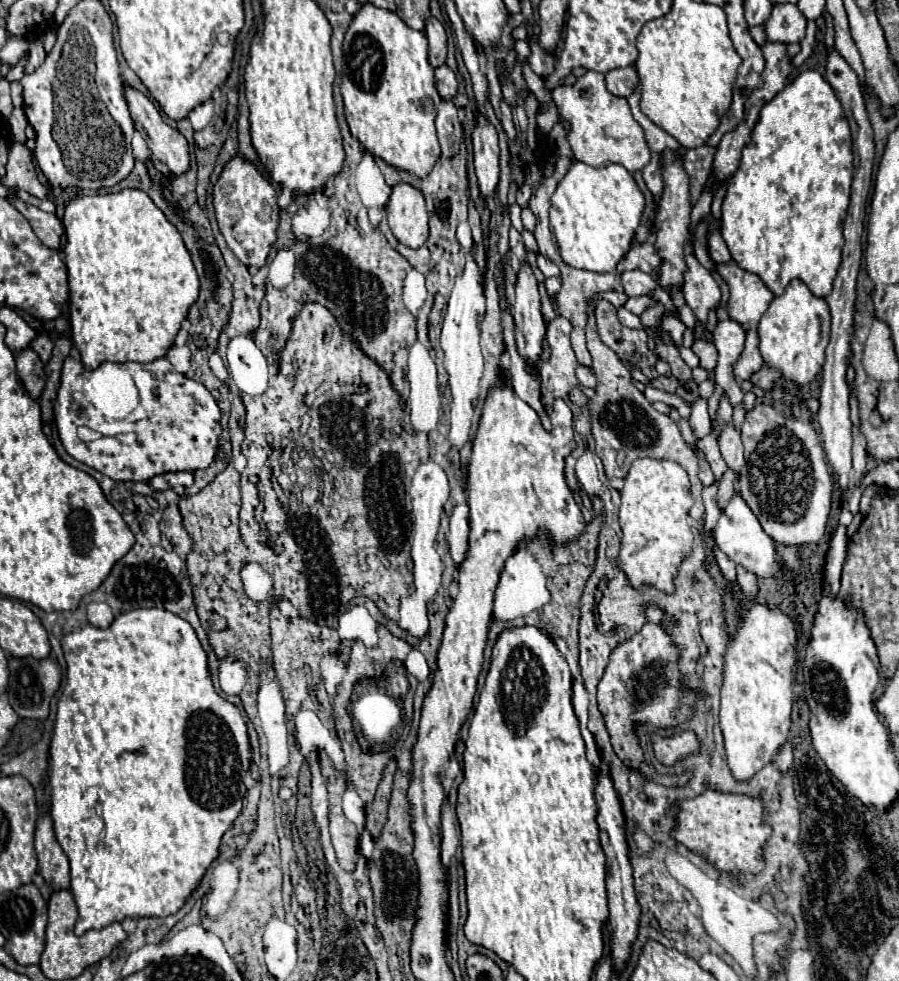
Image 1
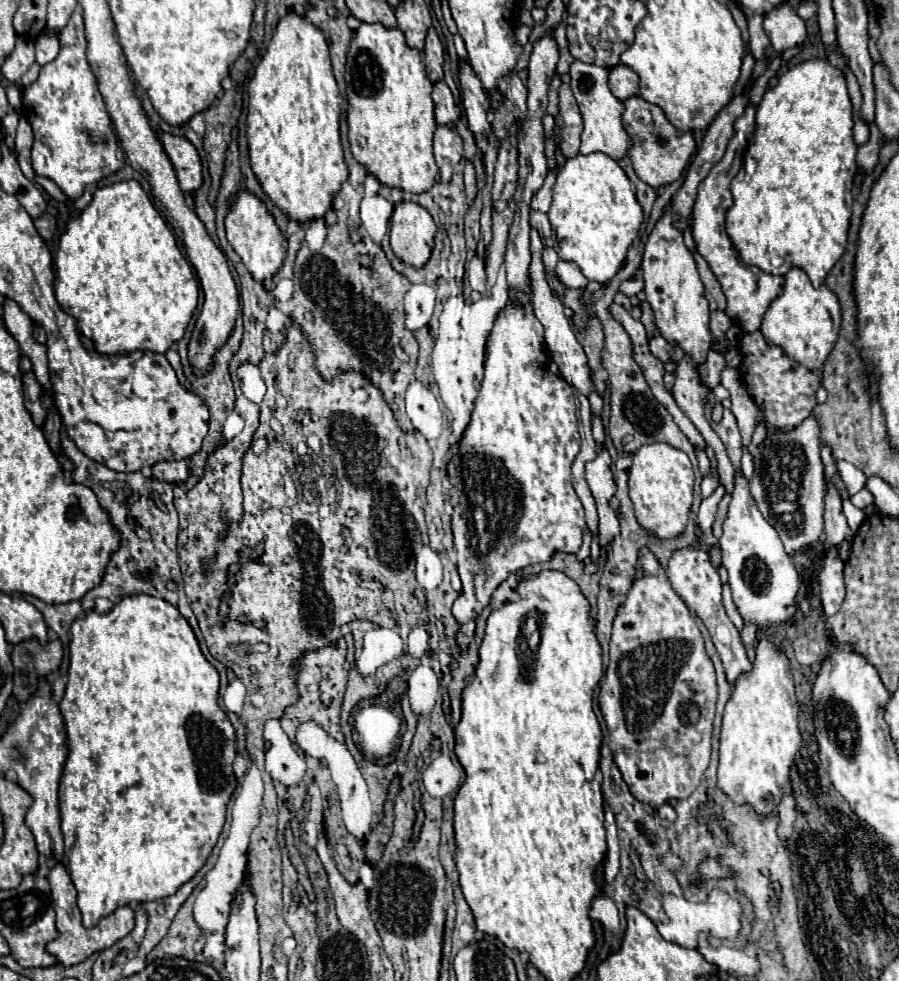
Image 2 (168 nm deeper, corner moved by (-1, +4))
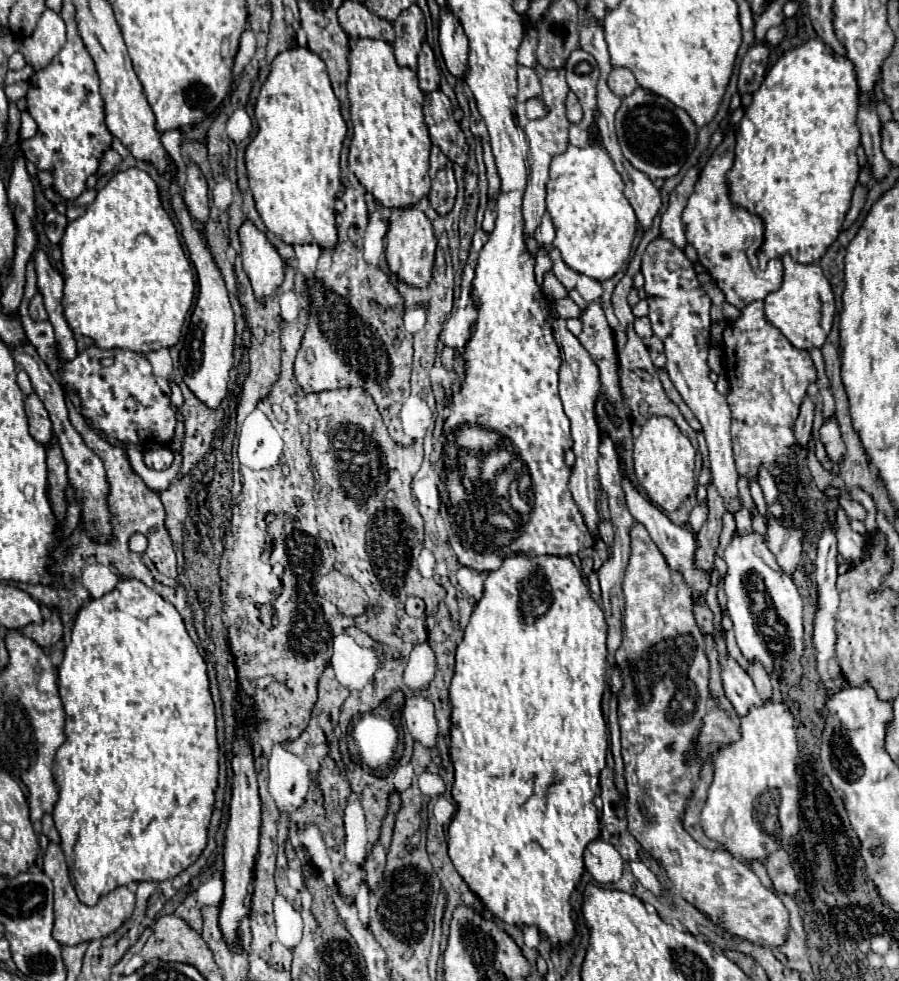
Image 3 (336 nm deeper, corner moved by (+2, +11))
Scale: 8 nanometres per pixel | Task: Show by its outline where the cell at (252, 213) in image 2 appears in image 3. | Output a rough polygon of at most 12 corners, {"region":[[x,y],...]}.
{"region":[[252,220],[240,226],[240,256],[254,294],[270,296],[284,260]]}

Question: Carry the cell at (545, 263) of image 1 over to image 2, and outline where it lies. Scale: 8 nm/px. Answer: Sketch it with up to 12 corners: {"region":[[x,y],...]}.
{"region":[[571,261],[557,263],[557,277],[569,289],[589,283]]}

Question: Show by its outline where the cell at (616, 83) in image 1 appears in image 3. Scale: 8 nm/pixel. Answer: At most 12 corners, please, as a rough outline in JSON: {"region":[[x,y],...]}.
{"region":[[612,68],[608,86],[616,96],[638,88],[632,70]]}

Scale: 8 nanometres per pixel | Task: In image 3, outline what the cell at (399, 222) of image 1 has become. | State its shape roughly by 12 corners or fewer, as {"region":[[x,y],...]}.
{"region":[[418,208],[390,220],[386,260],[404,282],[428,286],[436,238]]}

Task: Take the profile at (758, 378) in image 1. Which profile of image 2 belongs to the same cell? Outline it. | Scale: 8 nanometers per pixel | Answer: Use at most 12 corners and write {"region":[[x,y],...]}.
{"region":[[745,333],[739,373],[767,429],[813,413],[817,373]]}

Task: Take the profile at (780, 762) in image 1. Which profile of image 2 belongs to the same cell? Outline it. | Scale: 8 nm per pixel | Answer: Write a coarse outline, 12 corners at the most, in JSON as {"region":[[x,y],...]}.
{"region":[[785,793],[779,807],[781,839],[791,837],[795,823],[795,801]]}

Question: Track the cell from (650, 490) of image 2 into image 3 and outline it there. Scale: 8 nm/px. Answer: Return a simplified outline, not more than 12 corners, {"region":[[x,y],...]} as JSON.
{"region":[[654,416],[634,442],[646,498],[678,510],[696,490],[694,448]]}

